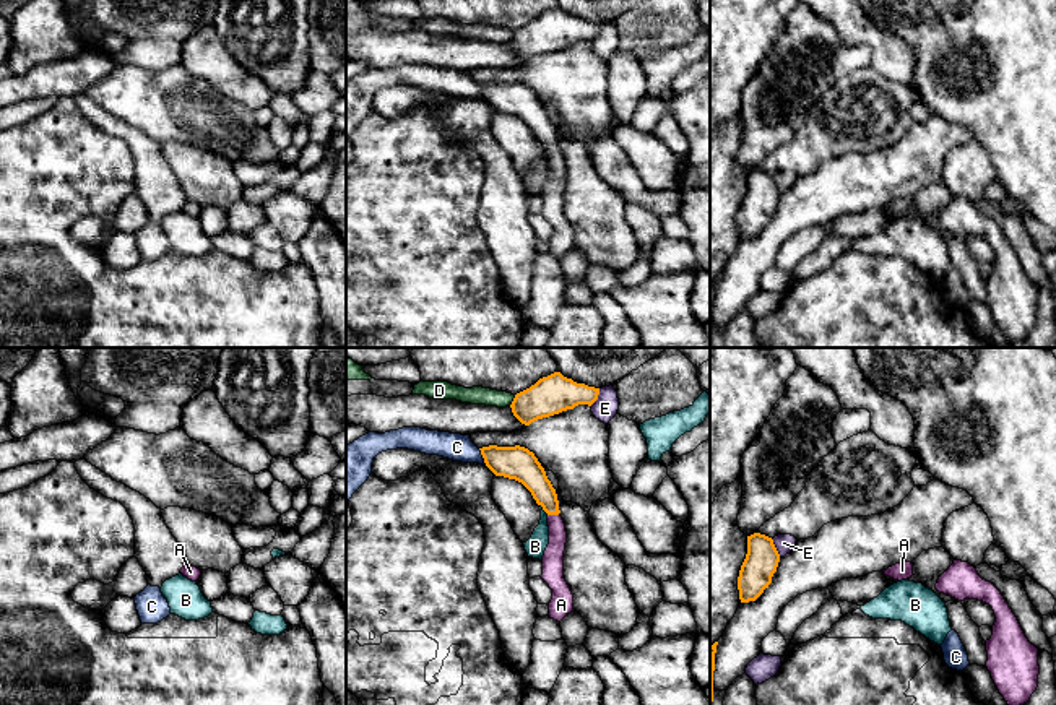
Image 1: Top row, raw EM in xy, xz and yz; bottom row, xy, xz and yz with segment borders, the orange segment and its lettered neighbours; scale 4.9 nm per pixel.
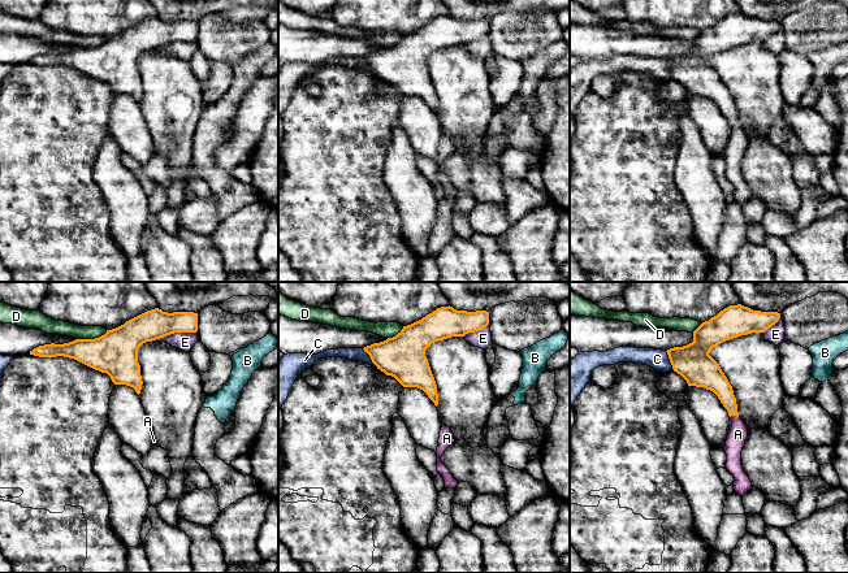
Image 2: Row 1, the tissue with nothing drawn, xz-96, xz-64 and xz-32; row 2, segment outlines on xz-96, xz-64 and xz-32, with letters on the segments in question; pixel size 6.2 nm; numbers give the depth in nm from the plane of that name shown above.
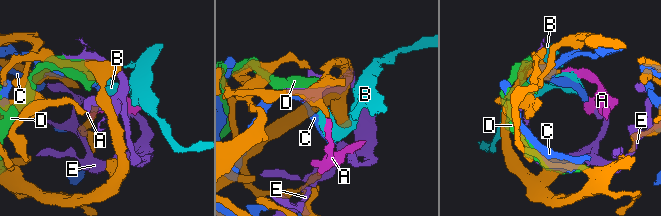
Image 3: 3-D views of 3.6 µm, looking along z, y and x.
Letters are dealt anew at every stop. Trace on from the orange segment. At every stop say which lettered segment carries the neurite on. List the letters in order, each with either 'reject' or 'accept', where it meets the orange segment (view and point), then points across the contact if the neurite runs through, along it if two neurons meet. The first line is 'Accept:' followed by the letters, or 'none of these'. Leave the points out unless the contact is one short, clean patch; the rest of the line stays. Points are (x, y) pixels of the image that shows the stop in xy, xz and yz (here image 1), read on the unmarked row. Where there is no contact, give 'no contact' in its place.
Accept: A
A: accept; meets orange in xz at (553, 150); runs through xz (528, 108), (548, 135), (553, 150), (556, 160), (553, 197)
B: reject; meets orange in xz at (543, 145); border along xz (540, 140), (548, 150)
C: reject; meets orange in xz at (483, 93)
D: reject; meets orange in xz at (514, 36)
E: reject; meets orange in yz at (775, 184)

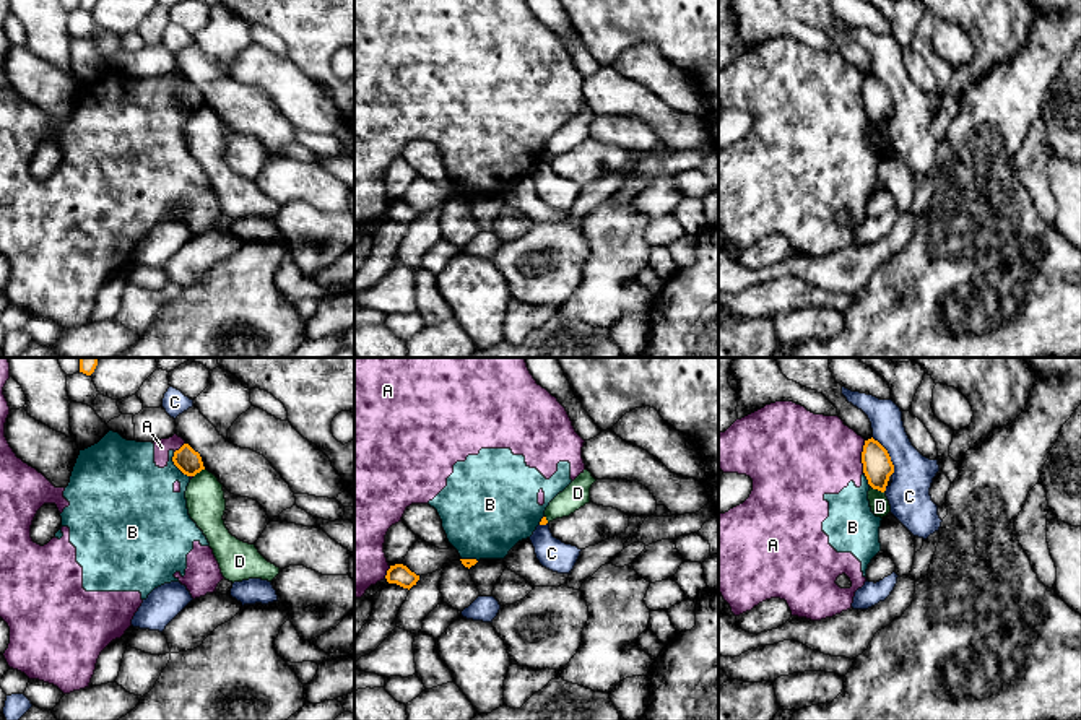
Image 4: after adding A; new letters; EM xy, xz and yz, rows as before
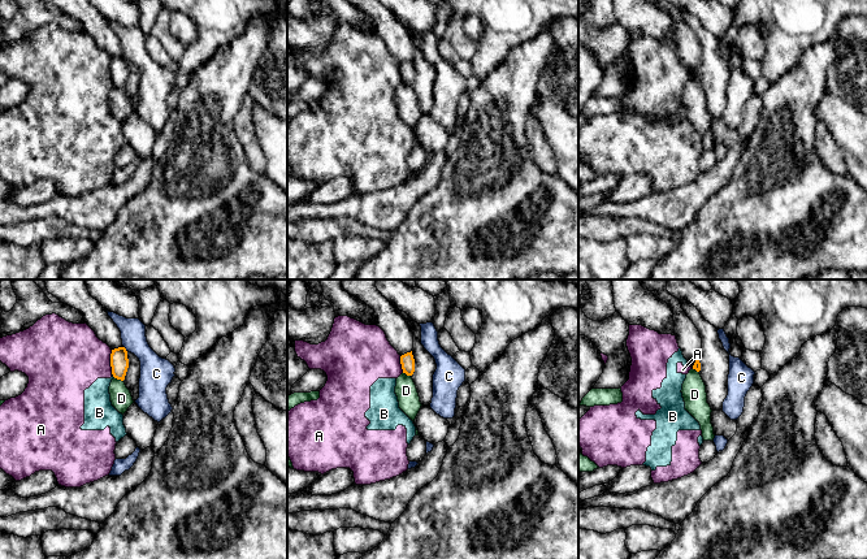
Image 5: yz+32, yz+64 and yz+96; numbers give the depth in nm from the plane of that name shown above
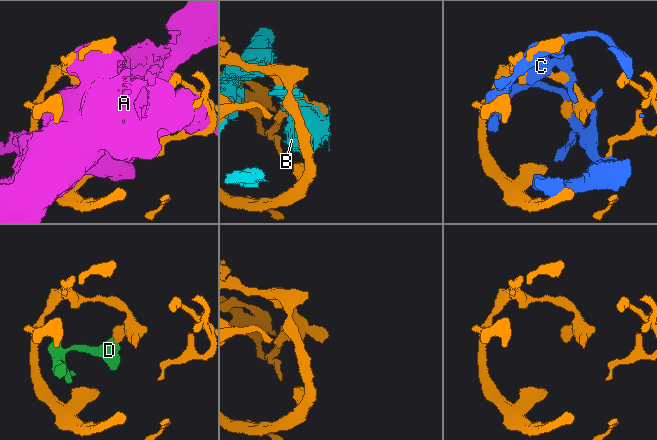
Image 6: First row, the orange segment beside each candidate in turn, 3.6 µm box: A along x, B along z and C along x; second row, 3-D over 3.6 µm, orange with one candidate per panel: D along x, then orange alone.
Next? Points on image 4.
Accept: none of these
A: reject; meets orange in yz at (862, 93)
B: reject; meets orange in xy at (176, 101)
C: reject; meets orange in yz at (888, 91)
D: reject; meets orange in yz at (876, 124); border along yz (870, 121), (883, 129)

